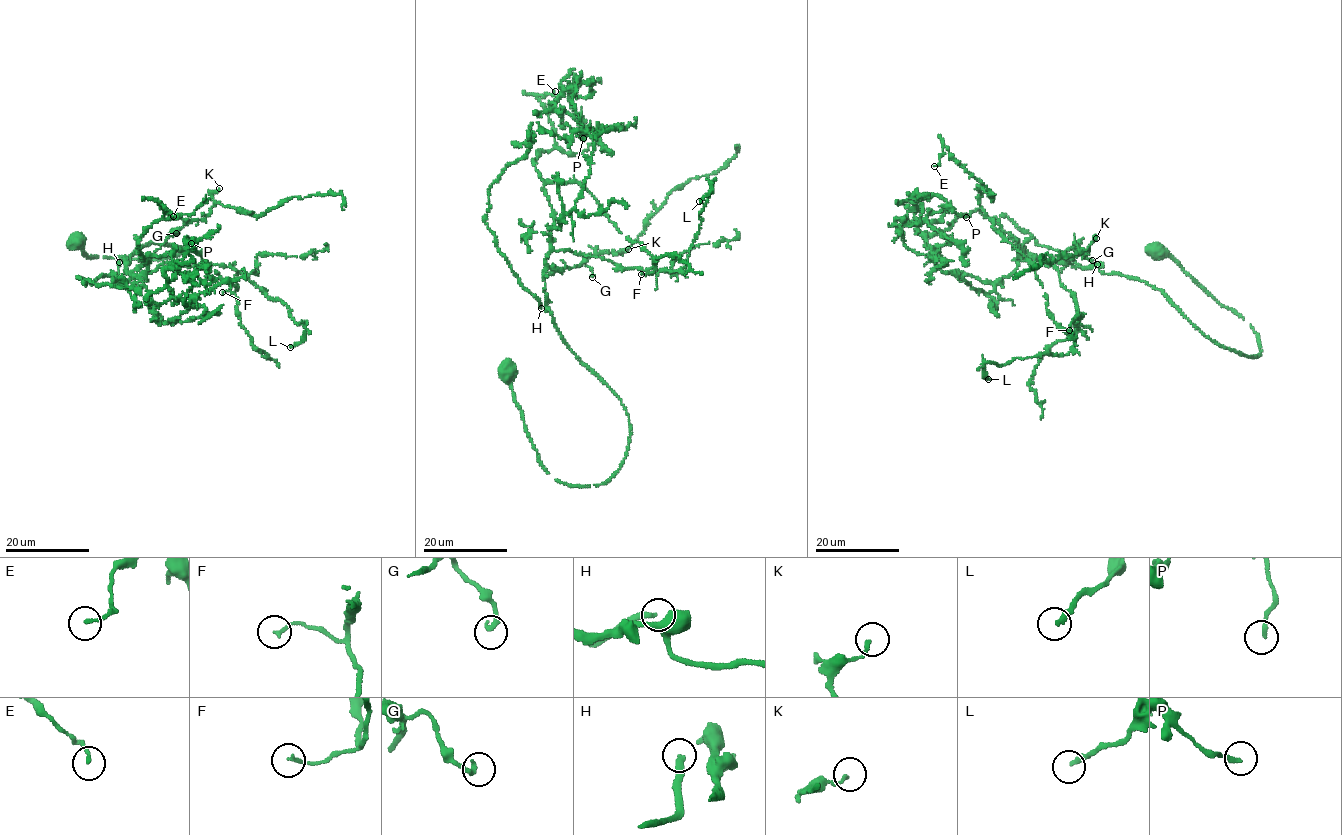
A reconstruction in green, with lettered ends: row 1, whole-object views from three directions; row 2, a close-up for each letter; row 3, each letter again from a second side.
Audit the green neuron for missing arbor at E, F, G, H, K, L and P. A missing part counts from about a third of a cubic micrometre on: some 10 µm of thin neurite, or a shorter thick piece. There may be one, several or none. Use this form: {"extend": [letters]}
{"extend": []}

